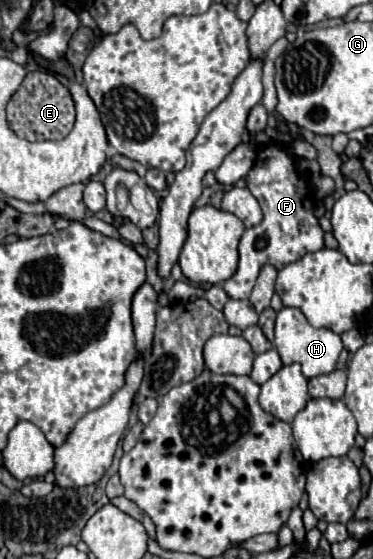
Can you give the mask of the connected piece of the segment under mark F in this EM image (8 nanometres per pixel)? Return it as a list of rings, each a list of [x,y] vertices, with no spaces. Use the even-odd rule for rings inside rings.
[[[272,143],[272,145],[266,145],[264,149],[260,149],[256,161],[254,161],[254,167],[250,169],[250,173],[246,175],[246,183],[248,183],[248,189],[250,193],[258,199],[262,211],[264,211],[264,219],[252,227],[250,231],[244,231],[242,239],[240,239],[240,263],[238,263],[238,271],[234,273],[232,279],[228,279],[222,287],[224,291],[232,297],[232,299],[248,299],[250,293],[252,293],[252,287],[256,283],[256,277],[260,273],[260,269],[264,265],[272,265],[276,267],[278,271],[298,259],[302,259],[306,253],[310,251],[320,251],[324,249],[324,231],[314,215],[314,197],[312,197],[312,191],[310,191],[310,183],[308,179],[298,171],[298,163],[302,159],[296,157],[288,147],[280,145],[280,143]]]

